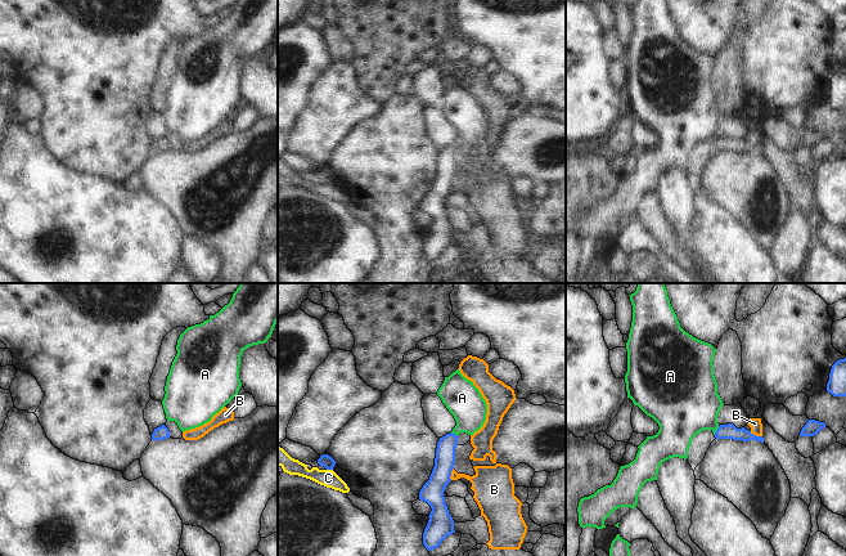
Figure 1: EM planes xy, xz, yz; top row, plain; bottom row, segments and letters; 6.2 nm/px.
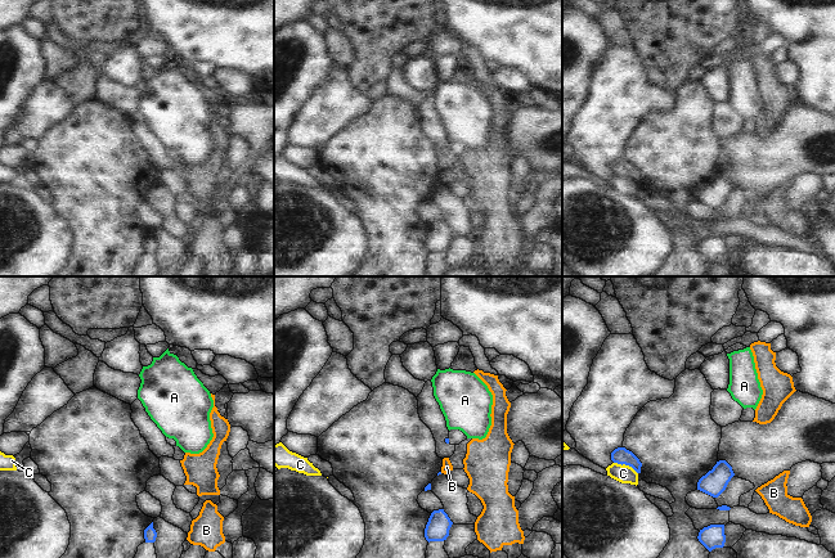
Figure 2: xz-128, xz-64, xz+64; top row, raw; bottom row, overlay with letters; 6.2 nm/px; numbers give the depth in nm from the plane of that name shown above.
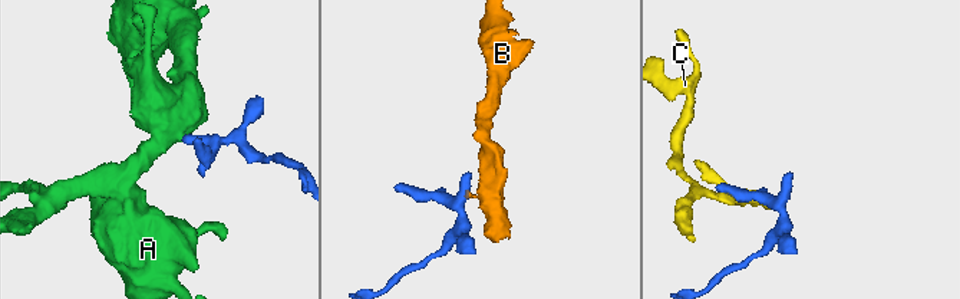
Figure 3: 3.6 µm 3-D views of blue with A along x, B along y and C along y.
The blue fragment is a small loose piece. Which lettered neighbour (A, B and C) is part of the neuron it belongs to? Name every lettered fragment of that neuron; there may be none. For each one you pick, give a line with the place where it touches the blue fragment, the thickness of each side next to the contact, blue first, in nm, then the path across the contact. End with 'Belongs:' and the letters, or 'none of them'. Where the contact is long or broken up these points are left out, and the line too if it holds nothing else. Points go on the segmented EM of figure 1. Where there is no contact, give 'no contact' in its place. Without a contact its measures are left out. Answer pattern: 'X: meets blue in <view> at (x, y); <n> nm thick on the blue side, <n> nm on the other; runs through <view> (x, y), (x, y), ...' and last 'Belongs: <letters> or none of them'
A: meets blue in yz at (716, 430); 100 nm thick on the blue side, 400 nm on the other; runs through yz (725, 431), (716, 430), (687, 403)
Belongs: A

